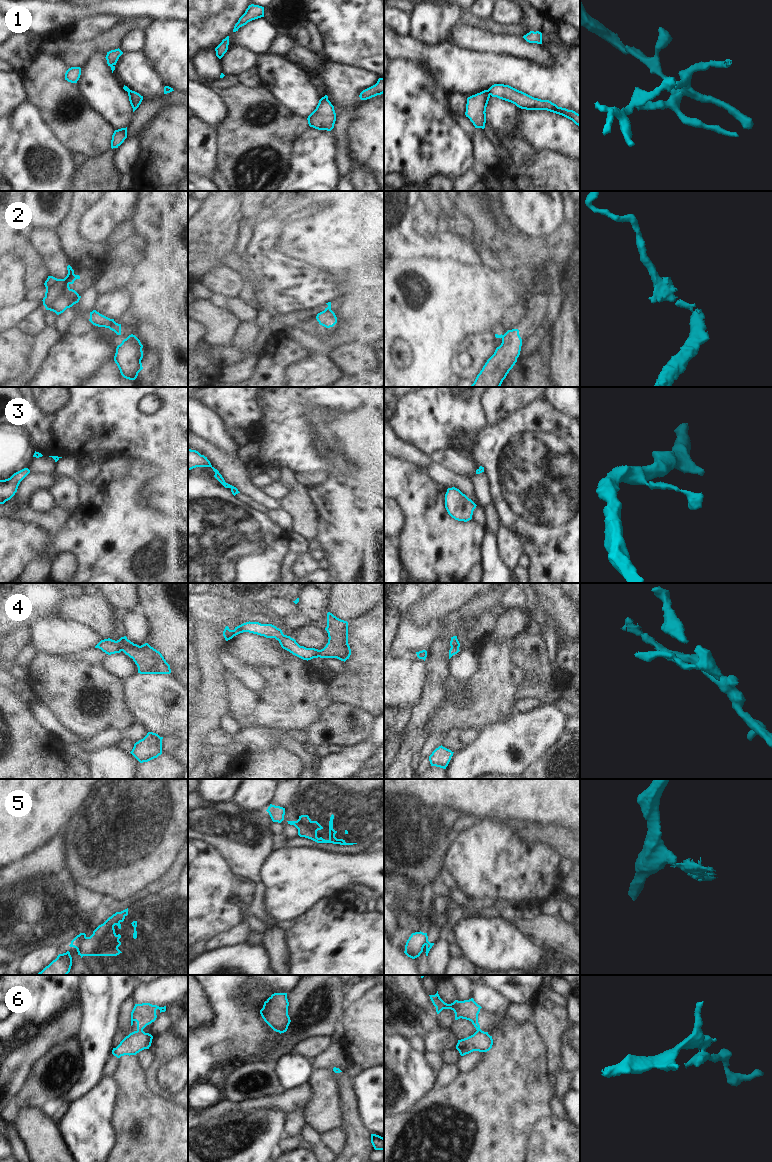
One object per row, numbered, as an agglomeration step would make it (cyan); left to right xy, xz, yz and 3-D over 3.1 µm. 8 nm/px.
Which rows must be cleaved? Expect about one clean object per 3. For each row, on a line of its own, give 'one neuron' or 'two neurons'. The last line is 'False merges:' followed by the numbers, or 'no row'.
1: two neurons
2: two neurons
3: one neuron
4: two neurons
5: two neurons
6: two neurons
False merges: 1, 2, 4, 5, 6

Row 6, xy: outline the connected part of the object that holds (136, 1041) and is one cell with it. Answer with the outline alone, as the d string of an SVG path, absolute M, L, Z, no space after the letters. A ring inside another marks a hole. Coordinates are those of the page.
M143 1030L134 1031L126 1036L116 1048L113 1048L112 1054L117 1058L124 1055L136 1055L144 1049L149 1049L152 1039L153 1036Z

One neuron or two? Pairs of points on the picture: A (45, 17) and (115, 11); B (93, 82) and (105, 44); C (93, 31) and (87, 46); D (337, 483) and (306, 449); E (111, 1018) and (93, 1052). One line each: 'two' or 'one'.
A: one
B: two
C: two
D: two
E: one

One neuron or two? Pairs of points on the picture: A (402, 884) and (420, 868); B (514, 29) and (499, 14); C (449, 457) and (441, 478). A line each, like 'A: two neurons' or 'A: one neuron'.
A: two neurons
B: two neurons
C: two neurons

